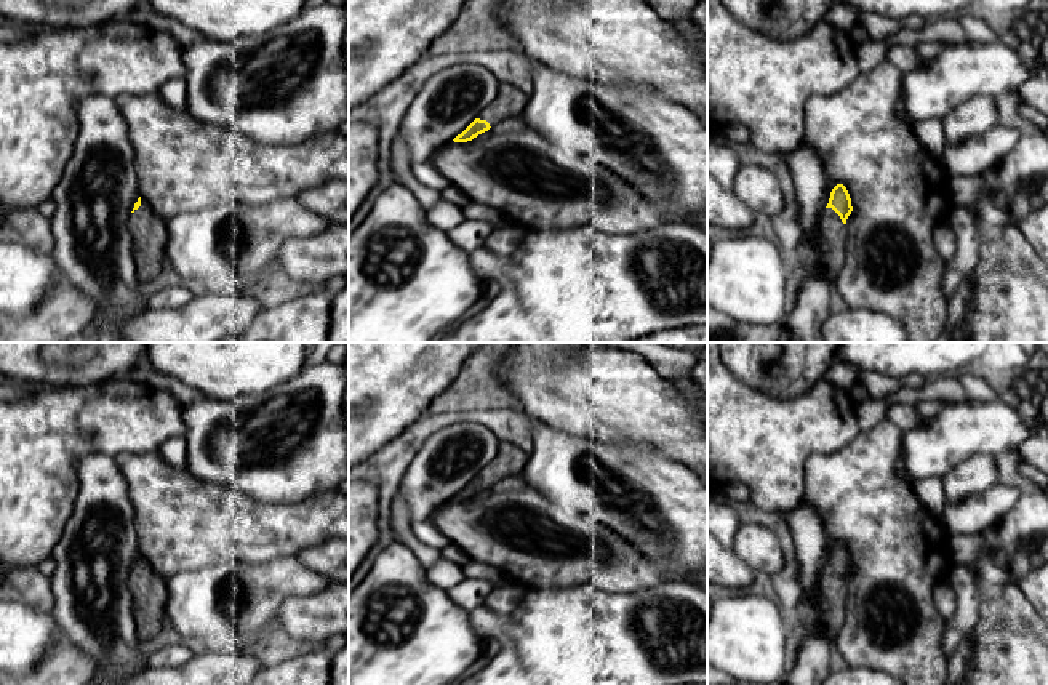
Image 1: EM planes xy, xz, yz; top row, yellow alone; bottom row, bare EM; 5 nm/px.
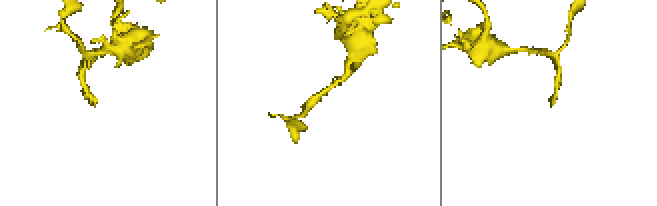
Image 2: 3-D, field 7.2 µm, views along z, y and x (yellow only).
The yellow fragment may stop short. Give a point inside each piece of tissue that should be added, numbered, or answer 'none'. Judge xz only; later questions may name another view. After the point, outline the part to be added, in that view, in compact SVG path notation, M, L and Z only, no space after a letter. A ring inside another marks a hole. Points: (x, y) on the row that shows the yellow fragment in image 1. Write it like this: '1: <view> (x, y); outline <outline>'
1: xz (511, 101); outline M501 83L496 99L477 118L486 120L493 126L504 118L522 115L528 98L517 86Z

